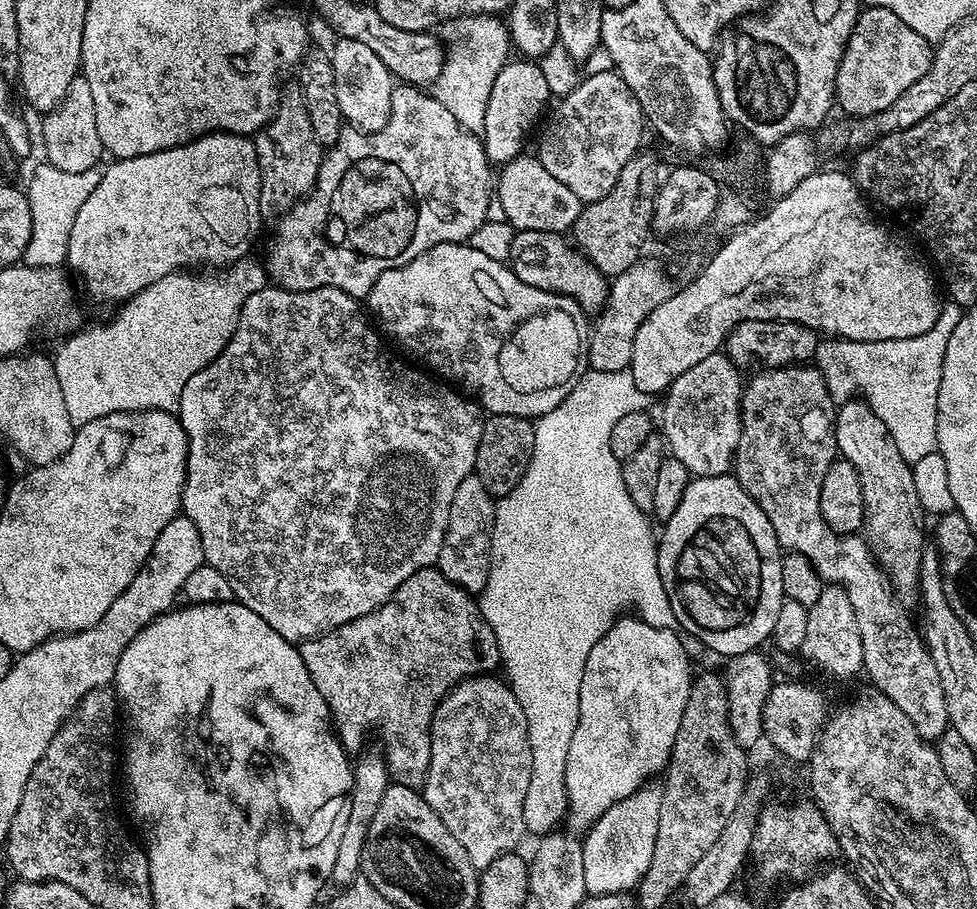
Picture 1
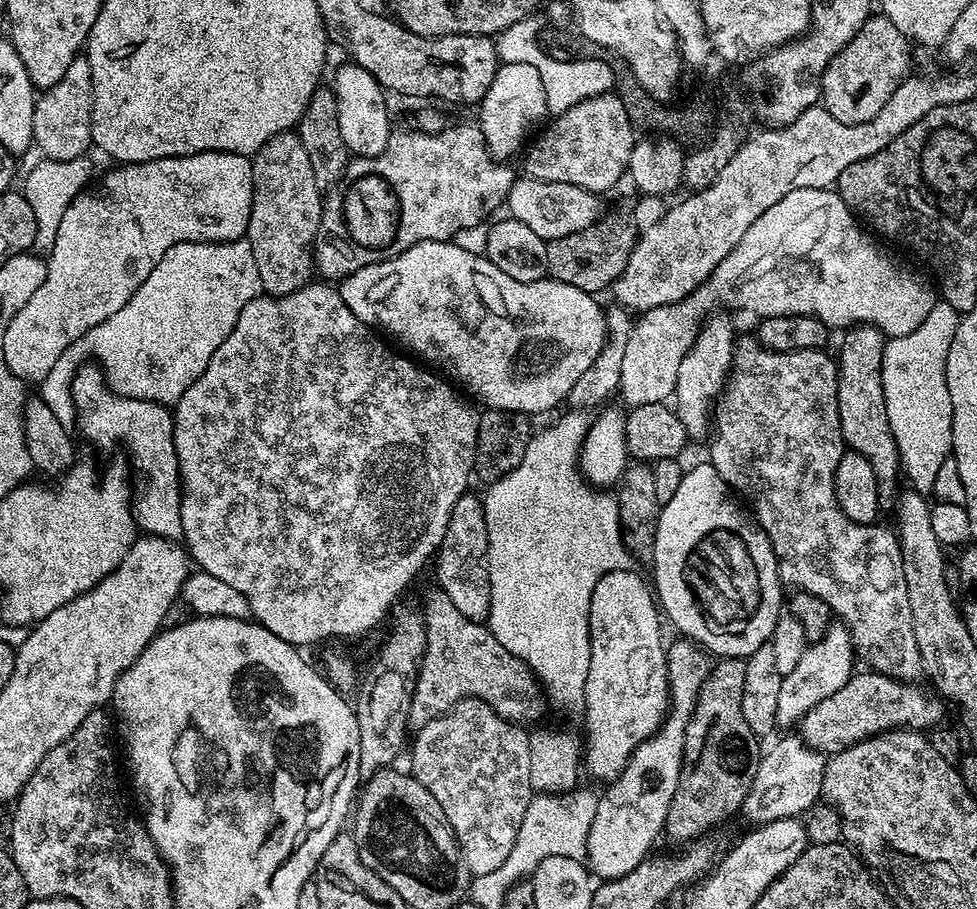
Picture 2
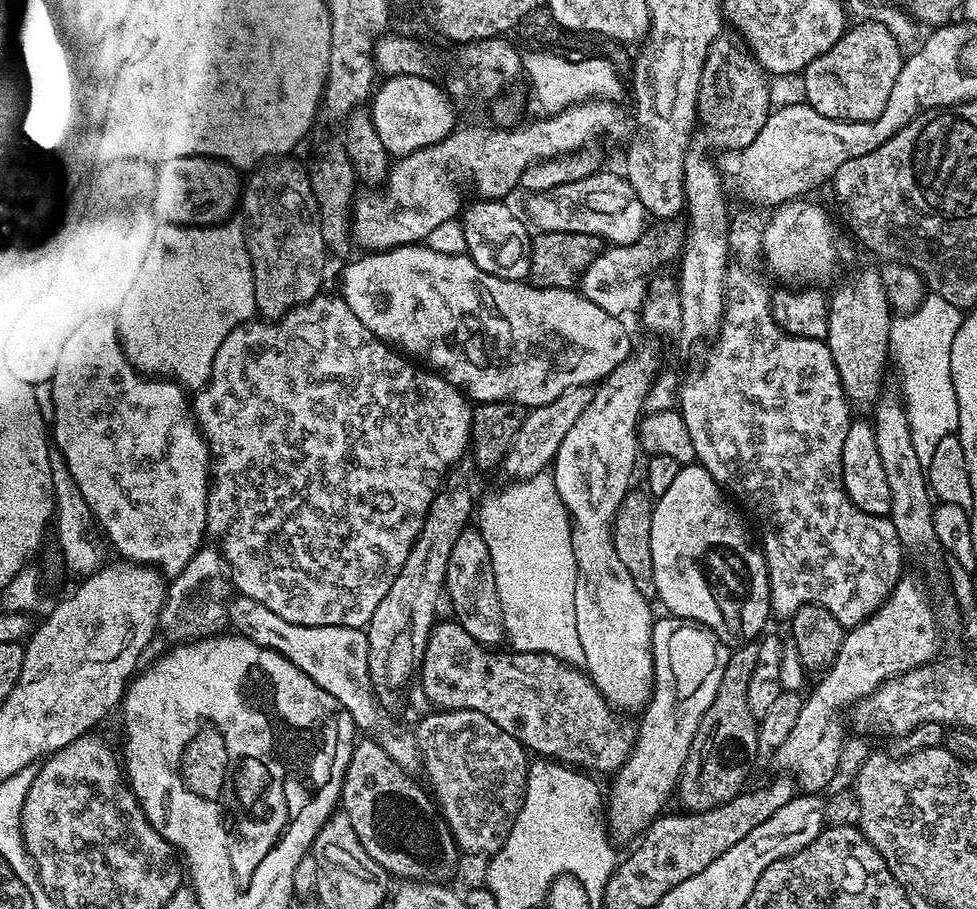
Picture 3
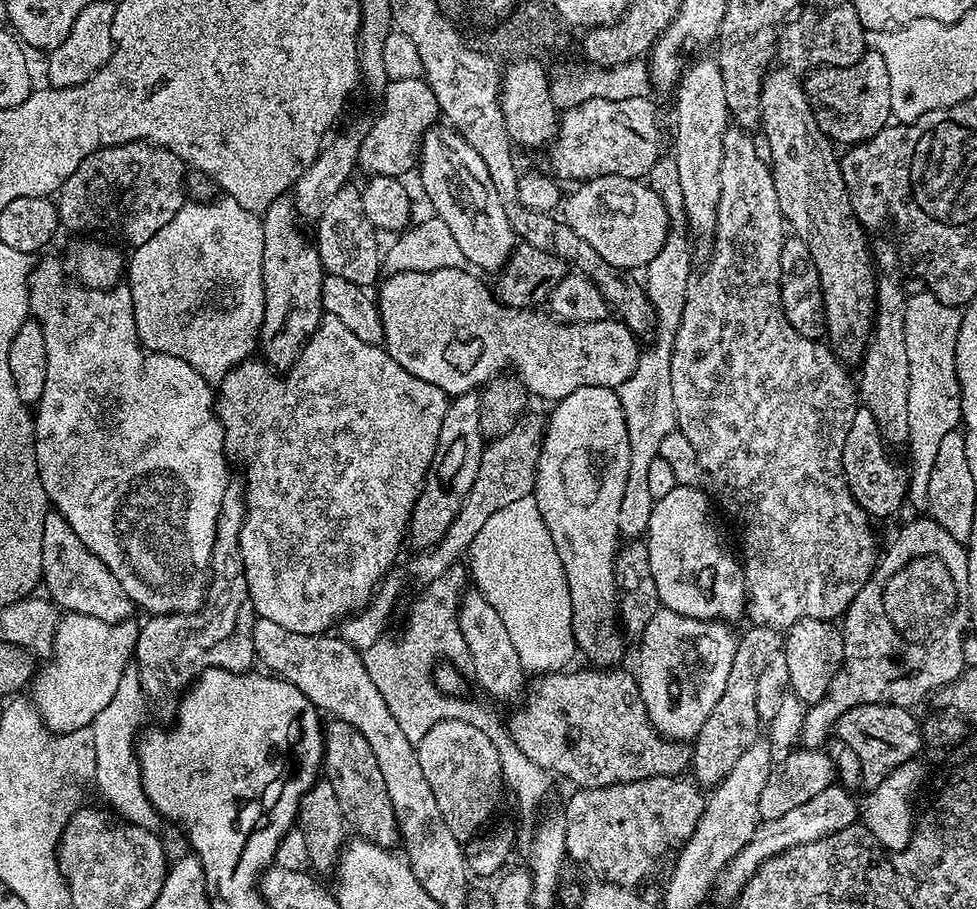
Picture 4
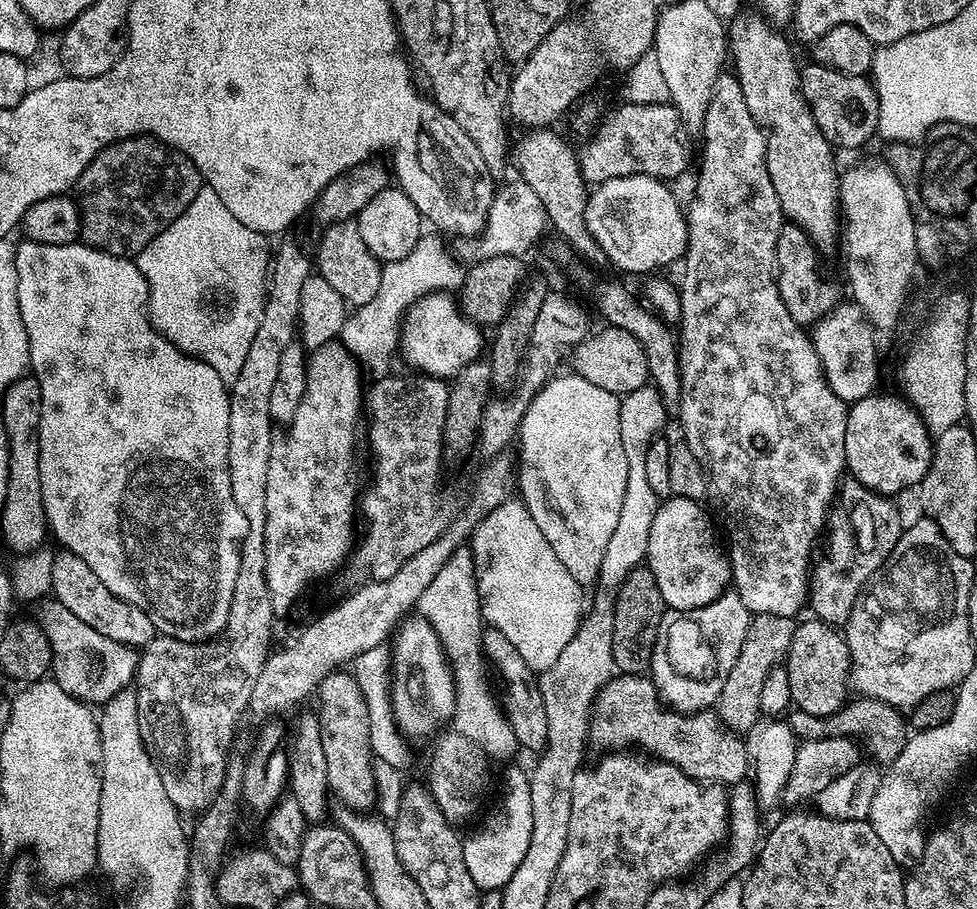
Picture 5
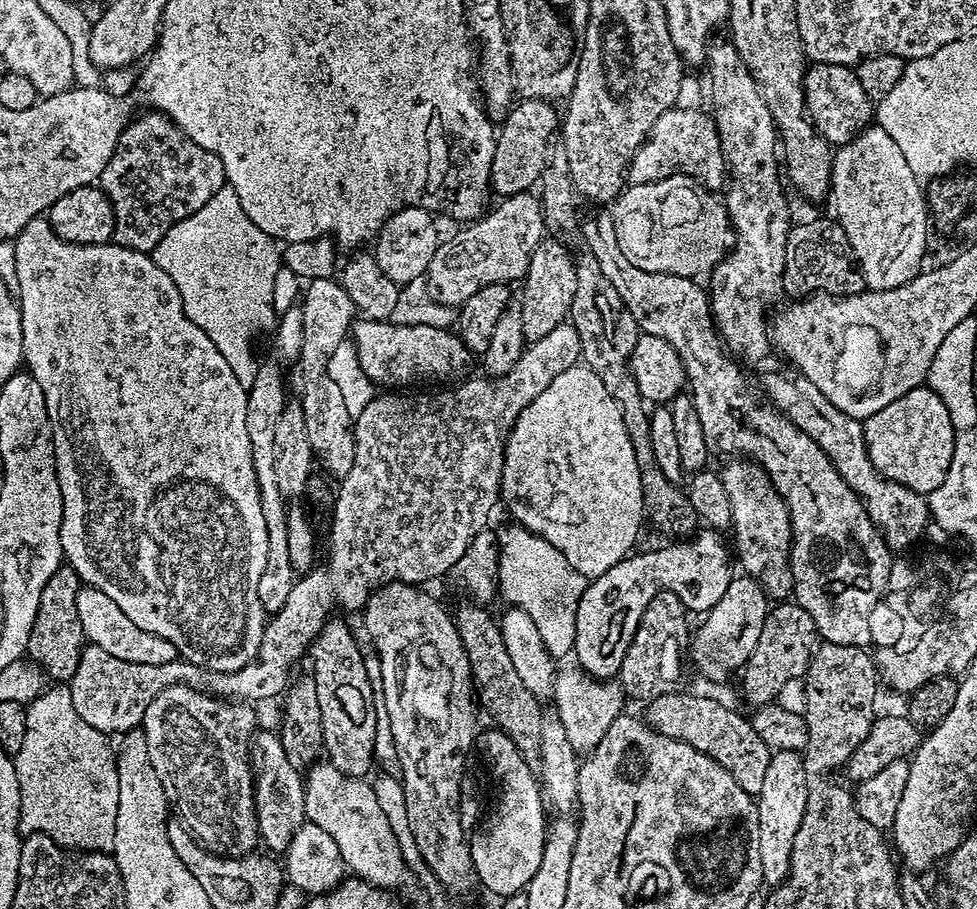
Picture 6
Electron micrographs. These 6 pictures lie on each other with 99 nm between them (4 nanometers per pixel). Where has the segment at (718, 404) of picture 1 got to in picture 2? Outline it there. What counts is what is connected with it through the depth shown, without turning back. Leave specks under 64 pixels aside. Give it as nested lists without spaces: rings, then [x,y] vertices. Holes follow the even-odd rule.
[[[712,314],[703,321],[700,333],[696,336],[694,346],[682,358],[682,366],[678,366],[678,378],[674,393],[674,411],[689,437],[707,437],[710,432],[710,417],[714,412],[714,401],[729,383],[732,371],[732,353],[734,351],[734,335],[732,324],[724,314]]]

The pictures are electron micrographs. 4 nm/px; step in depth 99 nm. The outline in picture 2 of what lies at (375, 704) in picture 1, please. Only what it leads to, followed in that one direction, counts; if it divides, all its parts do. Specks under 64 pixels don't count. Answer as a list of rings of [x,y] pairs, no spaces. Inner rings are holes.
[[[438,586],[429,594],[424,612],[428,644],[418,665],[408,715],[413,729],[419,730],[426,726],[426,722],[437,720],[468,696],[486,702],[504,720],[525,722],[539,714],[542,689],[535,672],[494,638],[487,623],[466,618],[466,614],[462,614],[462,610],[458,610]]]

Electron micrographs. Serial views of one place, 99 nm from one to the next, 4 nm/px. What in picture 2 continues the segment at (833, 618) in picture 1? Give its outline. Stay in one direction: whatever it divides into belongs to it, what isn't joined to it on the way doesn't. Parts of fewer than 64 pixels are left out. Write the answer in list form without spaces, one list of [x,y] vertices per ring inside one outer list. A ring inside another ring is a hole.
[[[839,622],[829,623],[826,634],[820,640],[813,640],[802,654],[798,666],[790,670],[790,674],[782,676],[782,686],[778,689],[778,712],[776,723],[782,729],[795,725],[801,717],[805,716],[822,698],[830,698],[830,694],[842,690],[846,682],[854,675],[852,668],[854,645],[851,631],[845,624]]]

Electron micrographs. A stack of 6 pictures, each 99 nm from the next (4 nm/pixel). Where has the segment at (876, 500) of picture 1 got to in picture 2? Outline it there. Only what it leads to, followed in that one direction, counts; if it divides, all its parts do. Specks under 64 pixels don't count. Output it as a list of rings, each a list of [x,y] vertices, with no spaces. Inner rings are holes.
[[[853,326],[847,329],[843,336],[844,341],[840,344],[838,371],[836,373],[836,381],[838,382],[838,418],[842,426],[842,435],[844,436],[845,445],[851,451],[862,454],[862,458],[866,458],[866,462],[870,462],[870,466],[874,470],[874,478],[878,482],[881,497],[888,498],[892,491],[894,491],[893,493],[897,491],[896,479],[901,479],[902,469],[898,446],[894,442],[894,434],[890,430],[890,418],[886,418],[884,387],[880,377],[886,337],[880,329],[871,326]]]

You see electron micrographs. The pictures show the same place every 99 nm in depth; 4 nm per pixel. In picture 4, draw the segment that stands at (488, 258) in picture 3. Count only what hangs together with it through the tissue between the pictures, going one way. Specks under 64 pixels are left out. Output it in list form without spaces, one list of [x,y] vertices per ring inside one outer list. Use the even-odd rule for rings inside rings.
[[[431,127],[420,145],[420,184],[432,203],[431,211],[449,223],[465,261],[481,273],[499,273],[518,243],[516,232],[511,228],[502,198],[498,198],[498,190],[494,190],[494,182],[490,182],[486,162],[482,162],[478,150],[457,134],[455,128],[440,127]]]

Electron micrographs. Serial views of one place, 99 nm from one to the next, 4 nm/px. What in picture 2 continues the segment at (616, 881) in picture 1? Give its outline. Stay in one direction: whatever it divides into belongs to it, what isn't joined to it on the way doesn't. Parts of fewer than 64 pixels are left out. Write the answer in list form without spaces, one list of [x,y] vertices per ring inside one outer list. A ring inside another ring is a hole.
[[[676,638],[673,644],[671,641],[666,651],[668,715],[660,729],[634,750],[620,775],[607,785],[608,792],[600,792],[598,796],[597,810],[590,825],[586,864],[591,875],[601,881],[630,874],[634,866],[650,855],[655,849],[652,847],[656,839],[661,839],[670,802],[674,802],[674,790],[678,790],[678,778],[684,761],[686,726],[694,712],[702,682],[708,677],[710,656],[701,645],[687,638]]]

